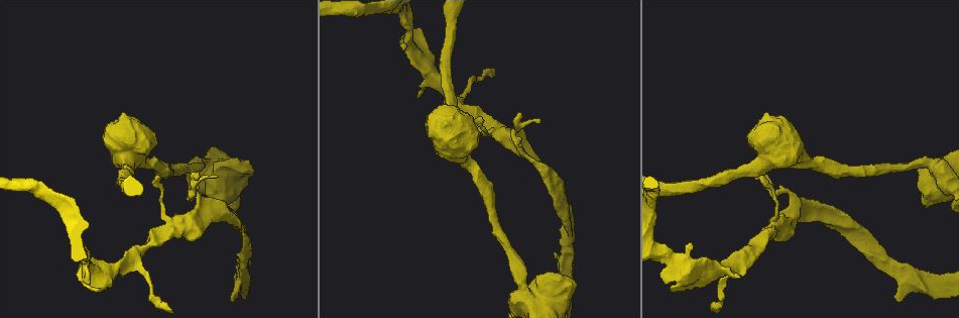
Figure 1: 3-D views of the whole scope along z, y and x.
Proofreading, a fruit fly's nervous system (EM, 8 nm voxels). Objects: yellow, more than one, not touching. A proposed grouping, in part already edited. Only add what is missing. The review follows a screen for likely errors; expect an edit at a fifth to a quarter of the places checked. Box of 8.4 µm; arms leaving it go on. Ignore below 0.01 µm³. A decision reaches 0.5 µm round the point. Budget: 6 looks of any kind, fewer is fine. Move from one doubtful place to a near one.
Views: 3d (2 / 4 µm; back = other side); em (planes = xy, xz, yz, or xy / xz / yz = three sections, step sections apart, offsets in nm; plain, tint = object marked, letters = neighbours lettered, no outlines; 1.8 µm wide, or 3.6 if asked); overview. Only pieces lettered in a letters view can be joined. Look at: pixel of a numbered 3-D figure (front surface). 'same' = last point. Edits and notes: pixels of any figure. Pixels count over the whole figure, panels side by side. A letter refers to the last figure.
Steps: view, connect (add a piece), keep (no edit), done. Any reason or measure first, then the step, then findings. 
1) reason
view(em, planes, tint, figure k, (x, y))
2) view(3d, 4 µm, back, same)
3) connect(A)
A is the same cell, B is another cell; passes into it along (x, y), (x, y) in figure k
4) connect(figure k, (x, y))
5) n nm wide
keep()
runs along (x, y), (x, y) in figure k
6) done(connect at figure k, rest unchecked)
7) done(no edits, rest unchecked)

thin end
view(em, 3.6 µm, planes, letters, figure 1, (540, 121))

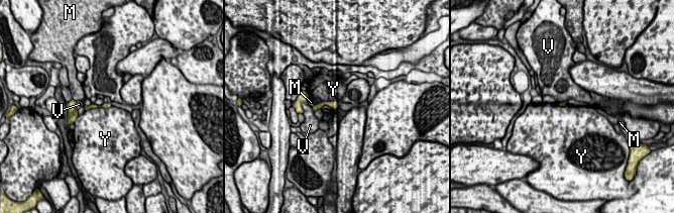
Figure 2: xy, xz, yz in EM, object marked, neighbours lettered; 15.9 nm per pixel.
Y touches over 440 nm
keep()
M, V and Y are other cells; border along (111, 105), (85, 110) in figure 2; no lettered piece goes on from it

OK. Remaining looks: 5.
free end
view(3d, 4 µm, back, figure 1, (898, 301))

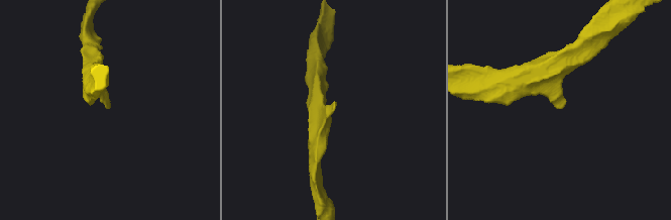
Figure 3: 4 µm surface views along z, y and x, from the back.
view(em, planes, tint, figure 3, (559, 107))

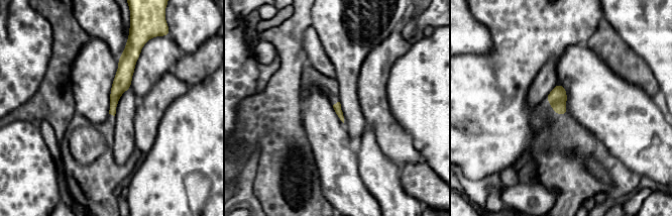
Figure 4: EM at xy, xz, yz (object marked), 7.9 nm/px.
view(em, planes, letters, same)

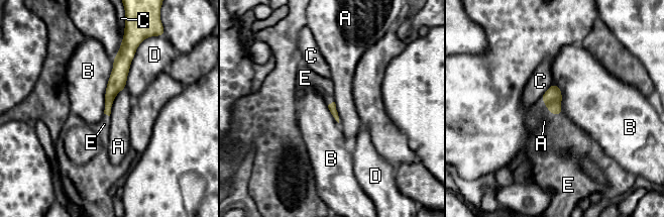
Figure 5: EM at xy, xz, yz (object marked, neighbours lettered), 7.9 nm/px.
connect(E)
E is the same cell, A, B, C and D are other cells; passes into it along (552, 98), (549, 111), (566, 135) in figure 5; it goes on there

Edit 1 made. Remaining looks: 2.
free end
view(3d, 2 µm, figure 1, (404, 50))

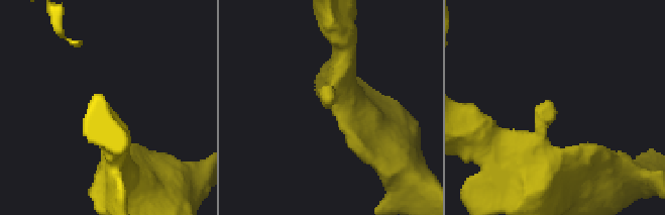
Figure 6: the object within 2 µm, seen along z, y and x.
view(em, xz, step 4, letters, figure 6, (325, 104))

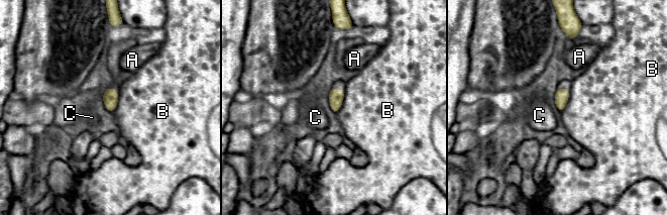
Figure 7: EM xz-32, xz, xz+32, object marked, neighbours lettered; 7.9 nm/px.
keep()
A, B and C are other cells; no lettered piece goes on from it

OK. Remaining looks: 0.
done(connect at figure 5, rest unchecked)

